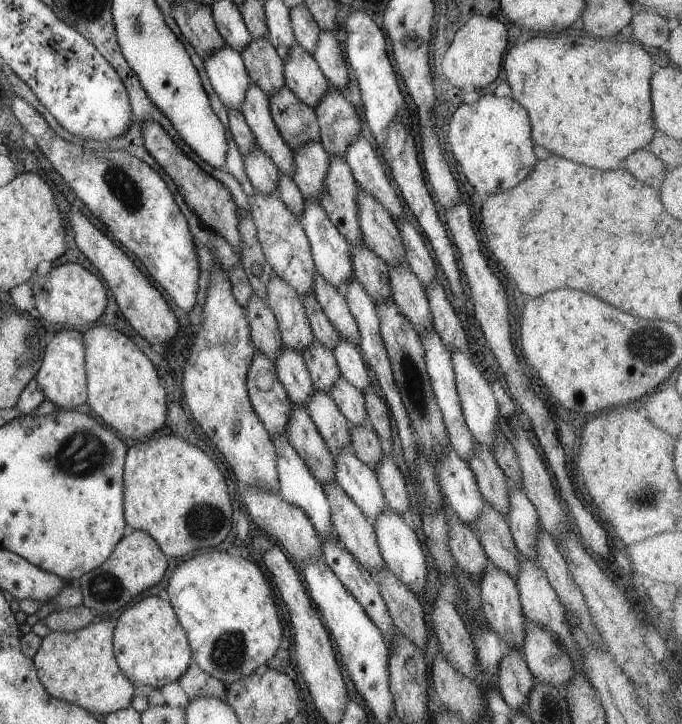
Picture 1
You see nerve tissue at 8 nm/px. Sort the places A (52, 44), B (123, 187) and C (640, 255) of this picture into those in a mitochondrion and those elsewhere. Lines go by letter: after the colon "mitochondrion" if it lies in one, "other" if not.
A: other
B: mitochondrion
C: other

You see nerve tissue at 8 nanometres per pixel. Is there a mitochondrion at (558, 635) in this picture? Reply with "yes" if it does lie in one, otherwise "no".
no

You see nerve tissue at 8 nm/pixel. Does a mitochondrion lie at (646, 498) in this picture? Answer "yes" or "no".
yes

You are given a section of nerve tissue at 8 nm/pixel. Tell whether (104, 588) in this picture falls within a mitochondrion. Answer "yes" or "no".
yes

